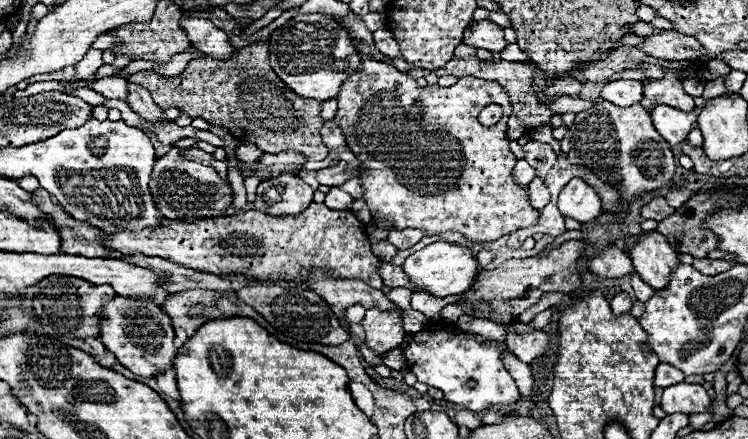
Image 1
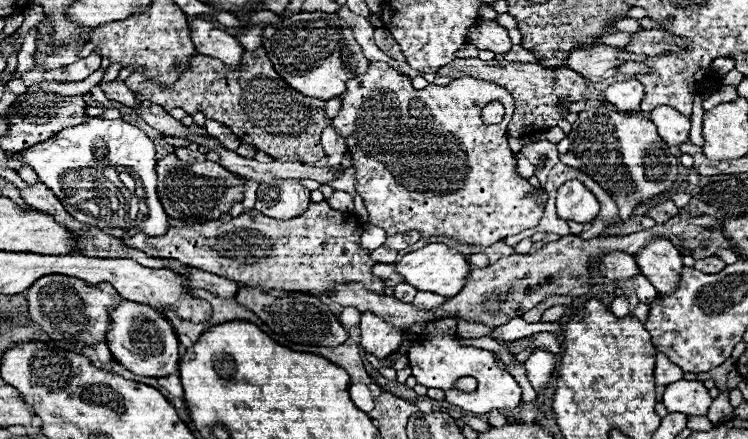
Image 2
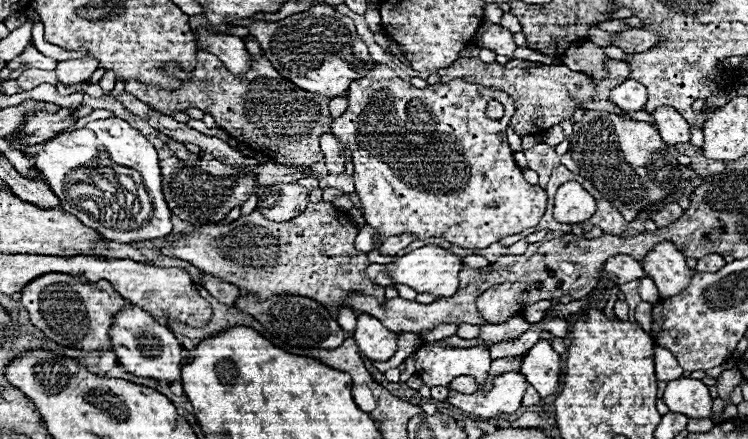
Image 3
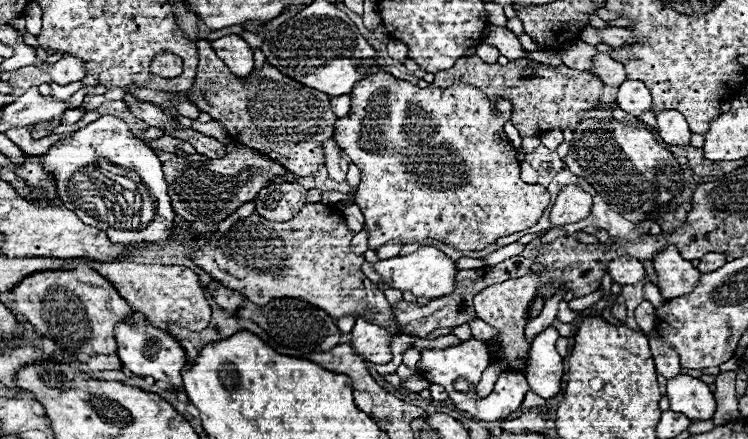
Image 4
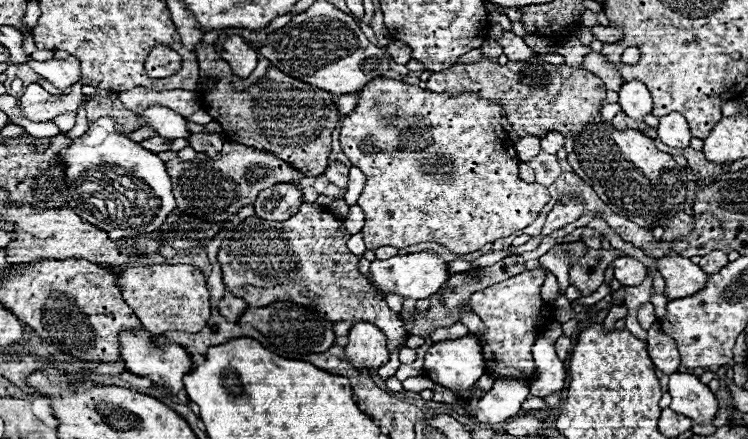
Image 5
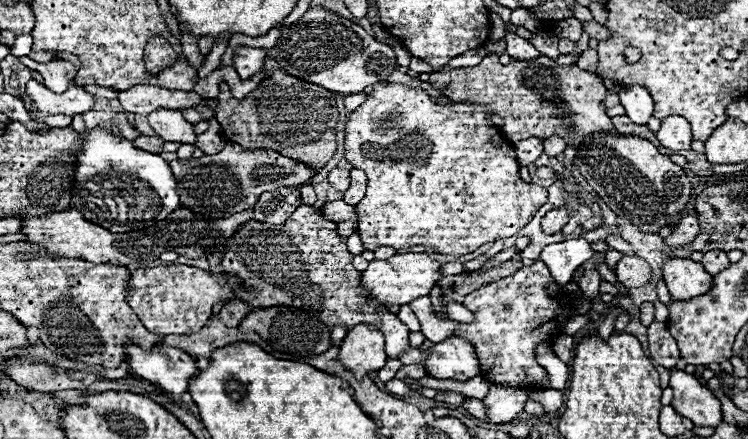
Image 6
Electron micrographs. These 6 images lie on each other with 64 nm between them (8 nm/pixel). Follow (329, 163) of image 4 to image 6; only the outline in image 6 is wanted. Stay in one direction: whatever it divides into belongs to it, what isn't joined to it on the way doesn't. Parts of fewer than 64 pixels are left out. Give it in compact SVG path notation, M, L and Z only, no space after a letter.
M336 166L336 168L328 174L328 182L330 182L336 190L346 192L348 186L350 186L350 174L348 174L348 170L342 170L342 168Z

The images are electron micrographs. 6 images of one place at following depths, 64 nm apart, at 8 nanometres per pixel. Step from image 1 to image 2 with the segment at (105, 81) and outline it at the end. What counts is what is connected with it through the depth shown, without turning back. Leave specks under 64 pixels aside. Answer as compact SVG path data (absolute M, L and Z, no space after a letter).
M114 80L114 82L100 82L98 86L104 90L104 94L106 94L110 100L118 100L118 102L122 102L124 106L134 108L134 104L136 104L134 94L128 90L128 86L126 86L122 80Z

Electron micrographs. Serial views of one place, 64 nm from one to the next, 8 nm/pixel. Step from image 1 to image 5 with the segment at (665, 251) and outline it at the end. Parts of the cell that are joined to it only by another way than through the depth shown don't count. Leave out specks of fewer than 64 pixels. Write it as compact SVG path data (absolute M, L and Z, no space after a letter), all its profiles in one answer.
M676 252L658 258L658 270L666 280L666 298L684 298L684 294L694 294L700 290L700 286L704 286L706 274L700 270L700 266Z

